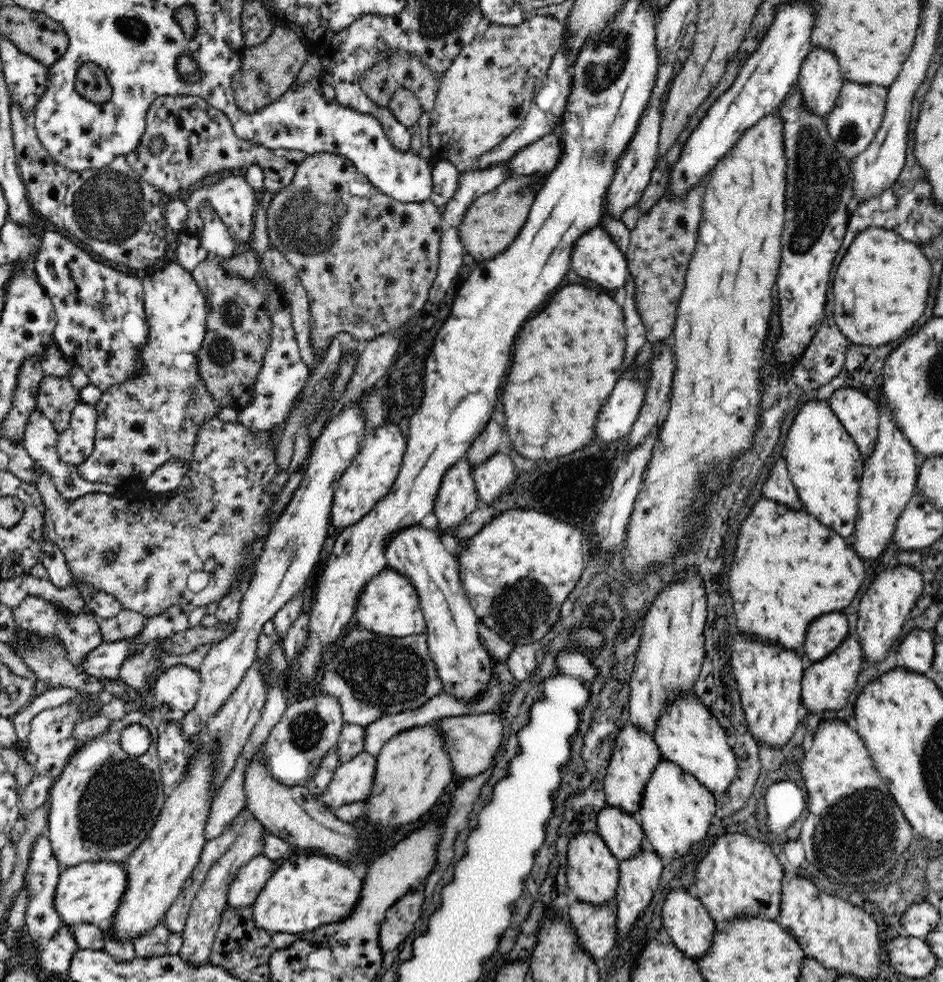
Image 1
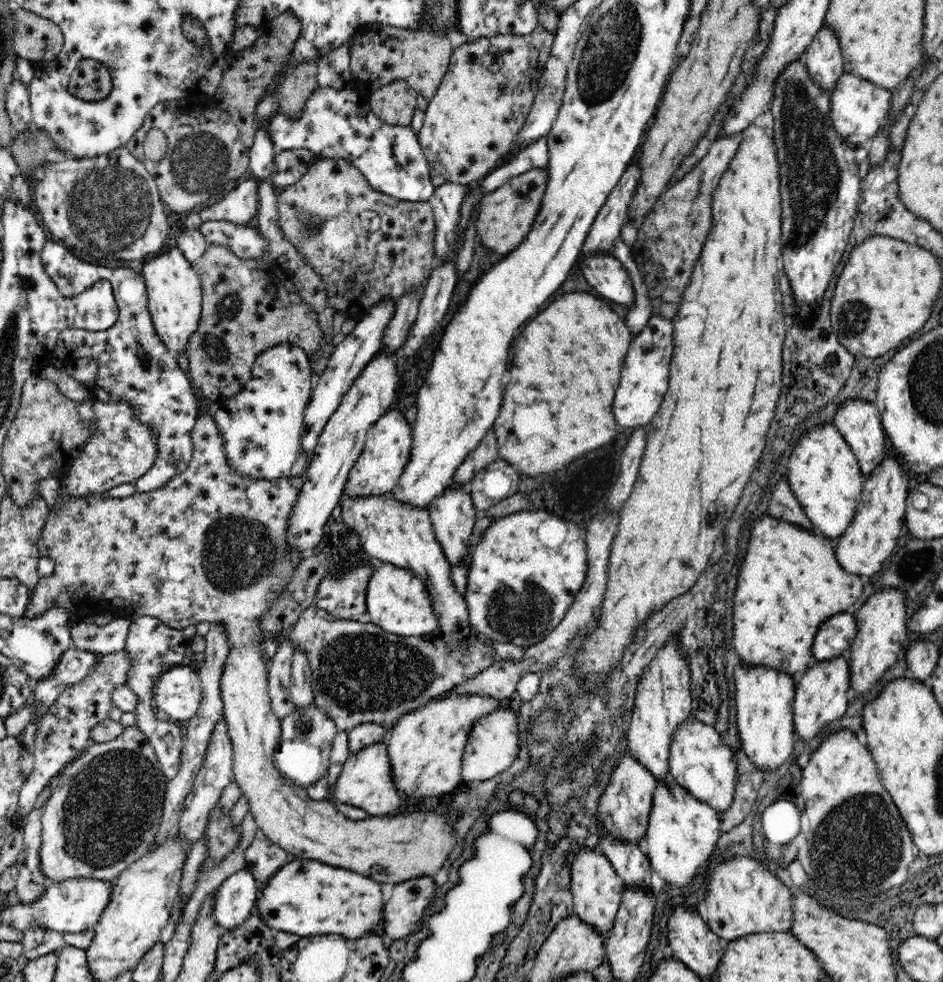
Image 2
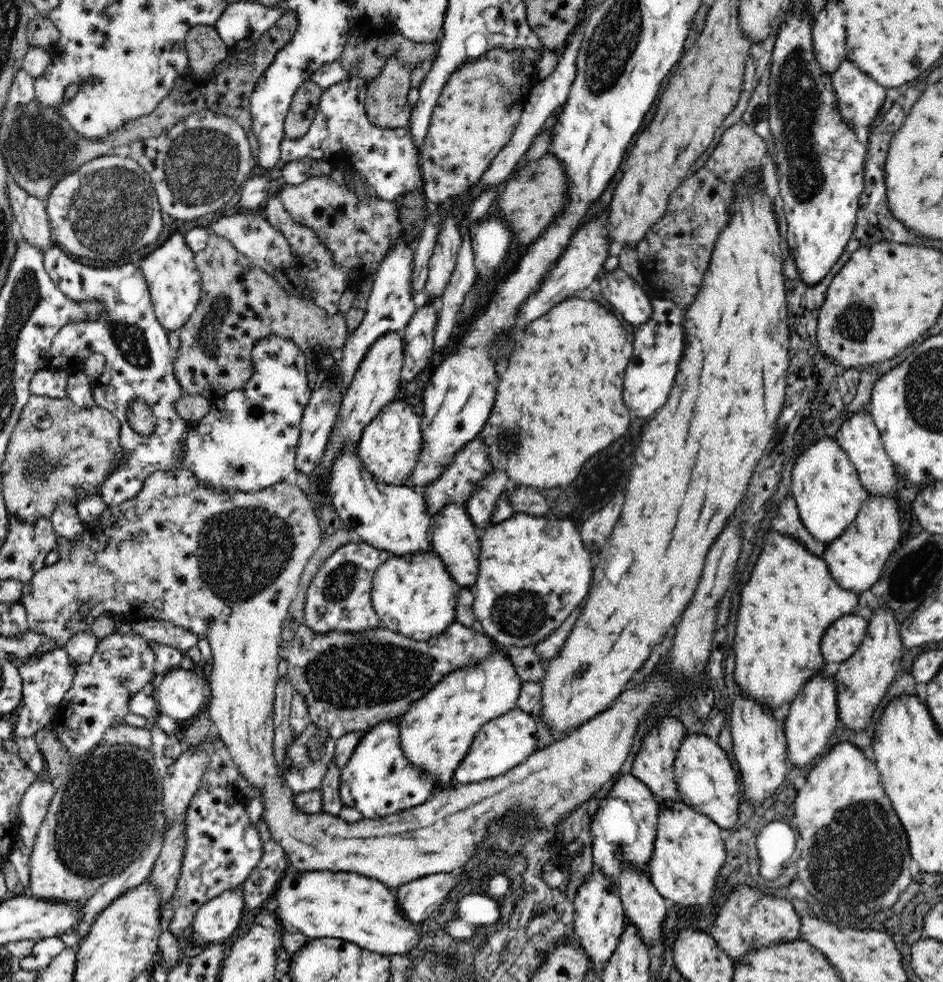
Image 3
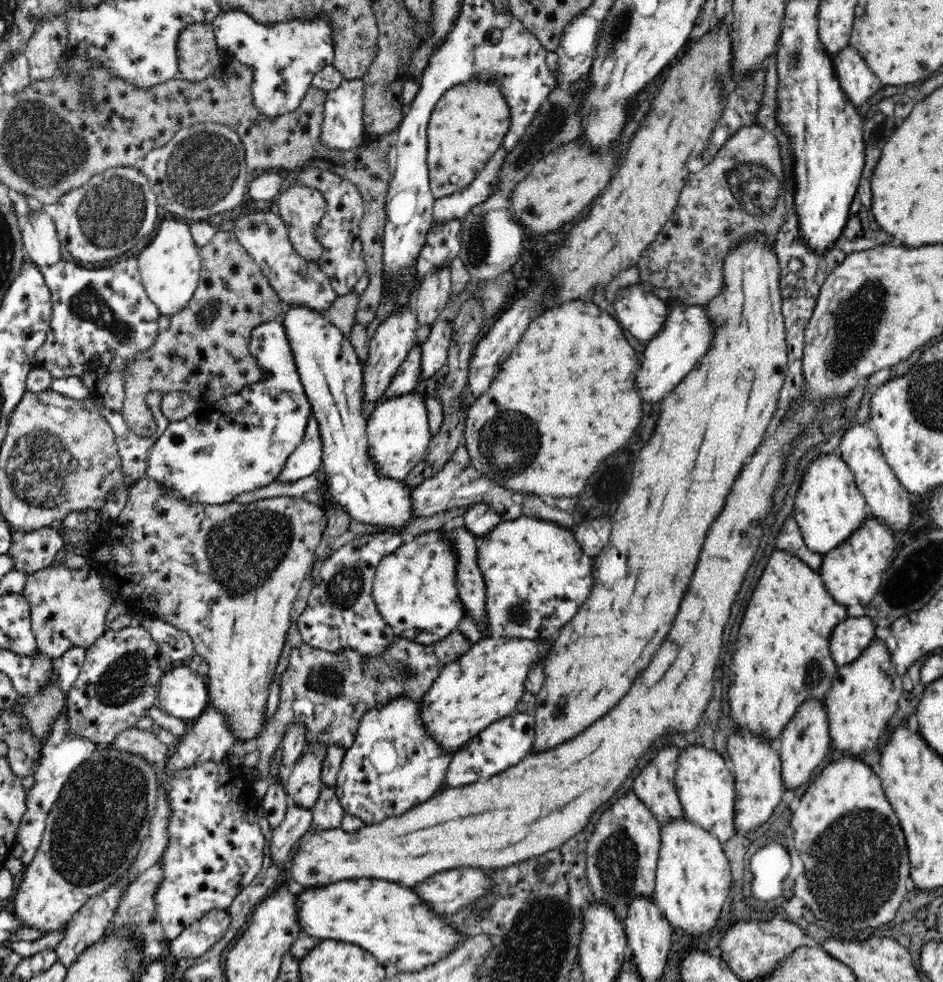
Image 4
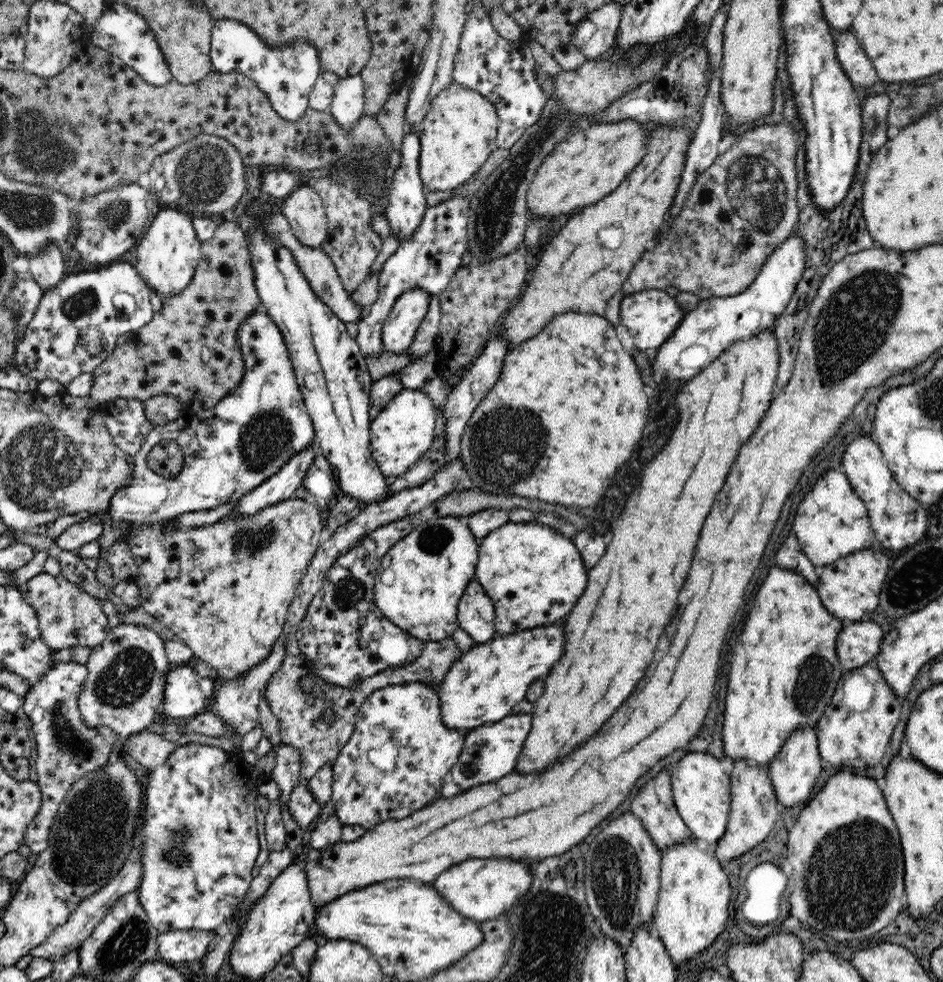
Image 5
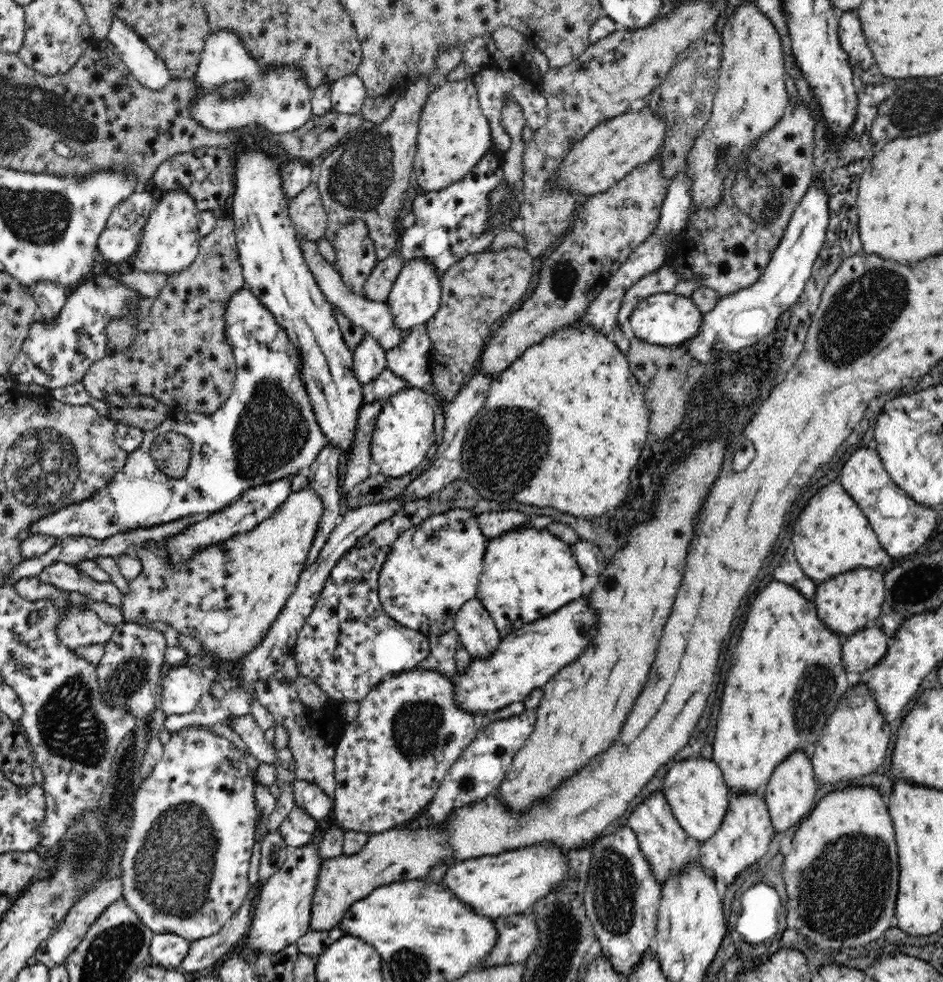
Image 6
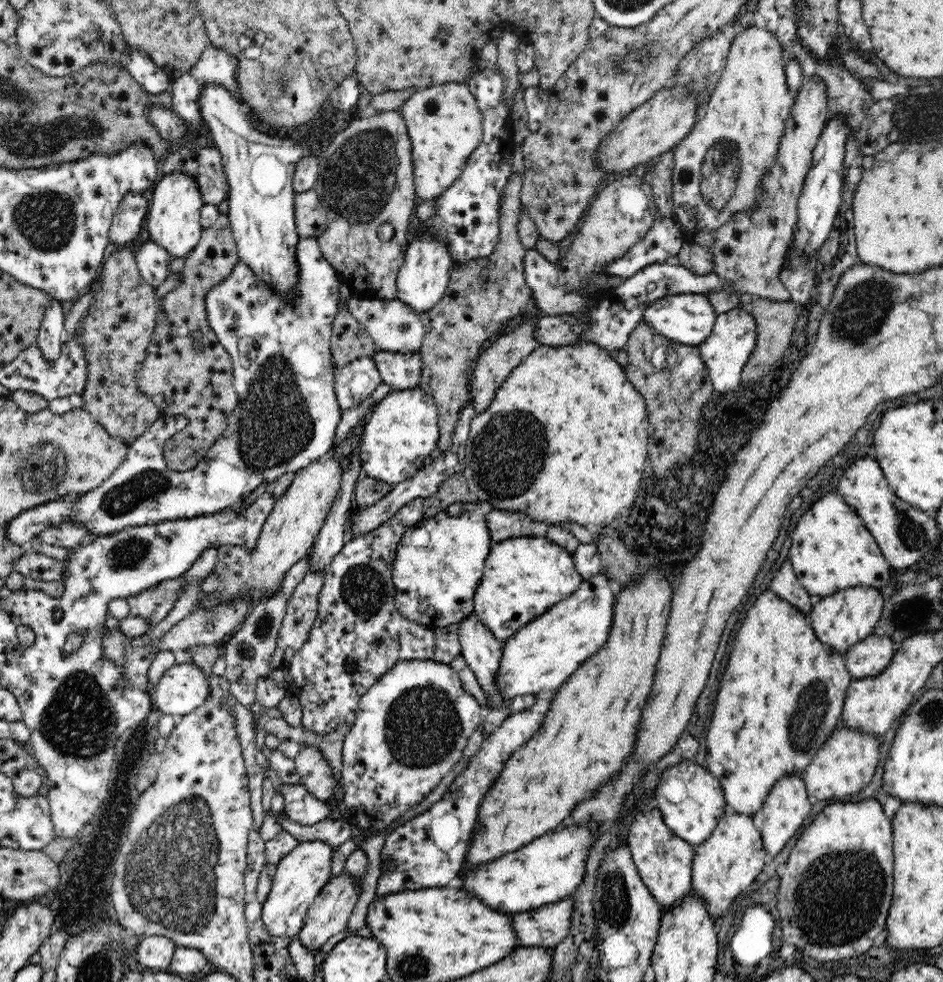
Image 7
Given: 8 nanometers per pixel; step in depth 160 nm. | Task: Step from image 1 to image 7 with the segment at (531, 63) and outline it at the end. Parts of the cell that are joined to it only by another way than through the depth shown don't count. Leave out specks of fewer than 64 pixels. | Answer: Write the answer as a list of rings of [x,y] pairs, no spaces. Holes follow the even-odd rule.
[[[442,83],[417,89],[396,111],[406,123],[412,150],[414,190],[422,200],[438,198],[462,174],[468,158],[483,138],[483,118],[466,83]]]

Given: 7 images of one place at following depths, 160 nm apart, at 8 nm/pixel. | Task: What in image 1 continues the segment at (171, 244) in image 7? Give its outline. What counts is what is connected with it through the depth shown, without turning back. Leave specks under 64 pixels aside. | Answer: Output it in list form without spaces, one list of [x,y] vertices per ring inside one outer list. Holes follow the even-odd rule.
[[[174,259],[166,262],[161,269],[143,276],[142,284],[149,335],[139,358],[143,360],[145,369],[137,377],[111,386],[94,405],[97,414],[94,447],[88,458],[76,466],[76,473],[92,484],[110,484],[114,487],[122,484],[144,485],[156,468],[162,467],[173,457],[189,464],[200,426],[204,421],[218,417],[218,402],[208,393],[196,371],[196,352],[204,340],[209,311],[198,283],[191,272]]]

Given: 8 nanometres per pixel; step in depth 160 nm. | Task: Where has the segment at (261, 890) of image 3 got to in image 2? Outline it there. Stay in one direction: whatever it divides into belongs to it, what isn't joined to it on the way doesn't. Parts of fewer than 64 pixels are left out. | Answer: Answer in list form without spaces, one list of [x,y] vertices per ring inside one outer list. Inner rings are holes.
[[[259,828],[256,831],[254,840],[245,850],[244,869],[248,869],[254,879],[258,890],[282,868],[292,860],[286,849],[273,843]]]

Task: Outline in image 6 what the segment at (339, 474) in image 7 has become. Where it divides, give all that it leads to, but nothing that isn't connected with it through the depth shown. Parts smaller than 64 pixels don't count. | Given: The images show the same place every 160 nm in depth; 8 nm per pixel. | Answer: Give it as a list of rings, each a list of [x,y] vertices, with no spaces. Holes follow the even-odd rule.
[[[310,482],[305,488],[302,488],[298,492],[291,492],[288,499],[284,500],[281,506],[278,508],[276,513],[269,516],[266,520],[263,520],[256,528],[253,528],[250,532],[233,536],[232,538],[225,540],[219,545],[210,545],[208,548],[198,552],[190,562],[182,564],[182,566],[177,569],[172,569],[169,566],[167,553],[164,548],[152,548],[148,545],[147,549],[138,548],[135,549],[135,555],[140,560],[142,564],[142,572],[136,577],[128,581],[129,583],[129,593],[123,598],[123,606],[121,609],[123,622],[126,624],[136,623],[136,625],[145,626],[142,620],[149,623],[155,623],[156,621],[166,622],[169,626],[177,630],[181,634],[188,635],[196,640],[199,640],[204,647],[208,648],[212,654],[216,654],[217,663],[228,663],[229,665],[235,665],[242,660],[242,658],[247,655],[251,650],[256,648],[256,644],[263,640],[266,632],[268,632],[272,623],[276,620],[278,614],[285,605],[285,600],[288,600],[294,590],[296,590],[296,584],[298,584],[298,579],[300,573],[303,571],[304,564],[311,550],[312,542],[314,540],[315,534],[317,532],[317,526],[321,516],[324,514],[323,500],[318,497],[318,491],[310,485]]]

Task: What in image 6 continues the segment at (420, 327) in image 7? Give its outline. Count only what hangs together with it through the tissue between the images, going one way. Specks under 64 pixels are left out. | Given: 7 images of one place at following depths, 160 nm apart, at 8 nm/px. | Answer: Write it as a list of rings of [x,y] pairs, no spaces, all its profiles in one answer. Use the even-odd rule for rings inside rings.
[[[300,240],[304,258],[313,272],[316,282],[322,289],[322,292],[326,295],[326,298],[333,306],[337,306],[340,312],[343,312],[354,324],[361,326],[368,334],[372,335],[372,338],[376,340],[384,350],[393,349],[401,345],[401,342],[405,339],[405,332],[400,330],[394,324],[394,316],[390,310],[387,302],[380,302],[378,300],[372,300],[366,296],[358,296],[354,294],[342,280],[341,274],[335,269],[334,265],[330,265],[328,261],[324,261],[324,257],[318,253],[316,249],[316,241],[304,241]]]

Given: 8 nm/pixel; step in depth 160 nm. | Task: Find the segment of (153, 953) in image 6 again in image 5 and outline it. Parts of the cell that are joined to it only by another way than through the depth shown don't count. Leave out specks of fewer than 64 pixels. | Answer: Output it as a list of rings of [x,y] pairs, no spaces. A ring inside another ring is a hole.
[[[180,930],[160,933],[157,937],[157,949],[162,962],[176,965],[203,958],[219,932],[198,932]]]

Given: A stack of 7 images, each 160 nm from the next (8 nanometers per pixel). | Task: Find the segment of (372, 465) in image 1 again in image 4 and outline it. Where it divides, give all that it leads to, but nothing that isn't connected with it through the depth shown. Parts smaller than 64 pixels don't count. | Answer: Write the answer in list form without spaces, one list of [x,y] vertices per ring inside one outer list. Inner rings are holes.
[[[403,394],[376,403],[367,421],[368,453],[380,474],[396,481],[403,481],[408,473],[418,465],[427,454],[430,444],[428,410],[422,395]]]

